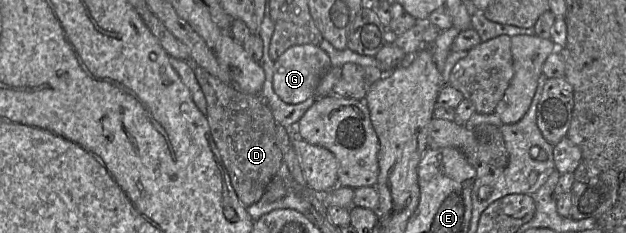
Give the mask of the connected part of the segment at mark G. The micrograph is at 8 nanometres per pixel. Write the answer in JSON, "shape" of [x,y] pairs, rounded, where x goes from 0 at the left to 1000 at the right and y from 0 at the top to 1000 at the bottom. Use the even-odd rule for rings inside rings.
{"shape":[[[466,197],[438,270],[438,391],[458,446],[486,438],[503,416],[510,352],[529,288],[524,232],[511,202]]]}

